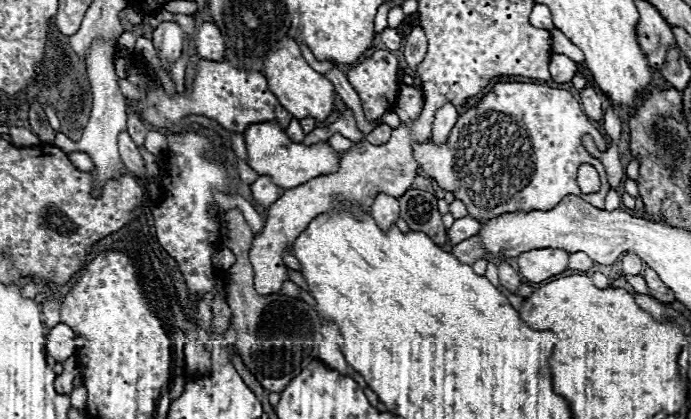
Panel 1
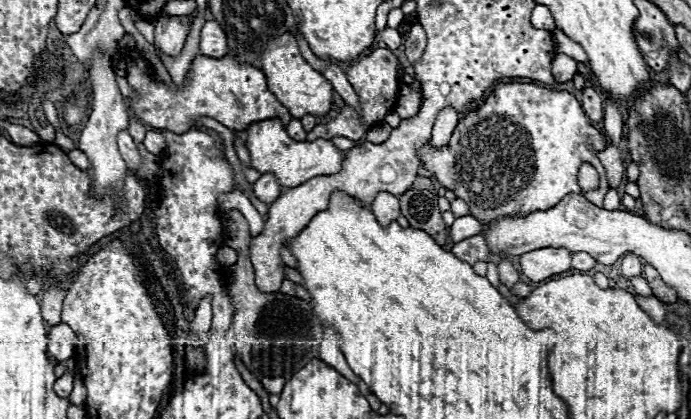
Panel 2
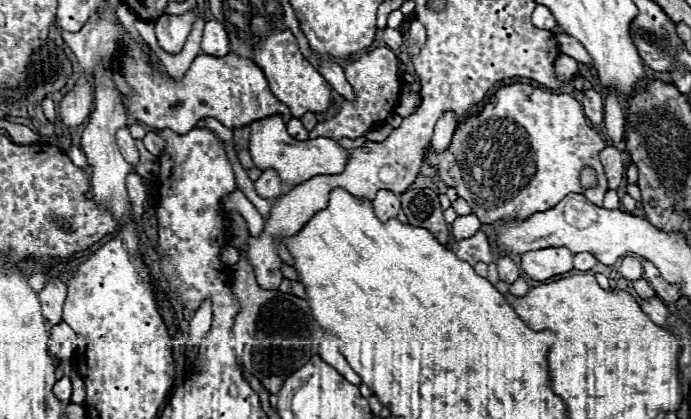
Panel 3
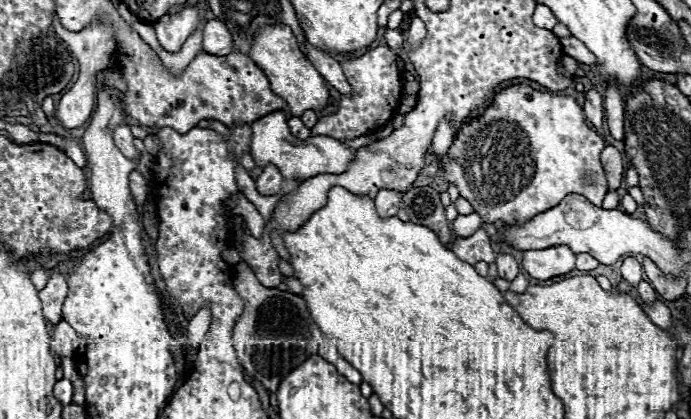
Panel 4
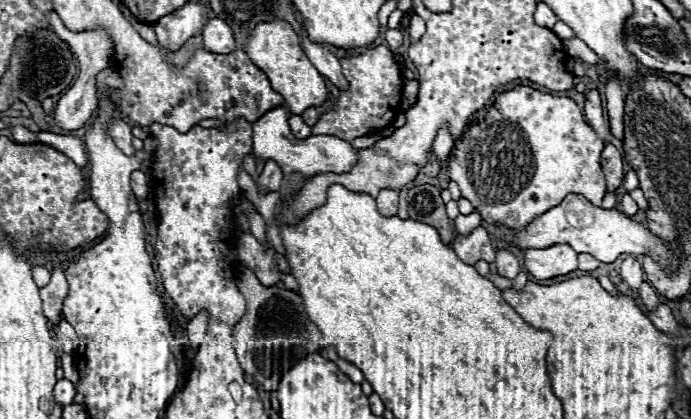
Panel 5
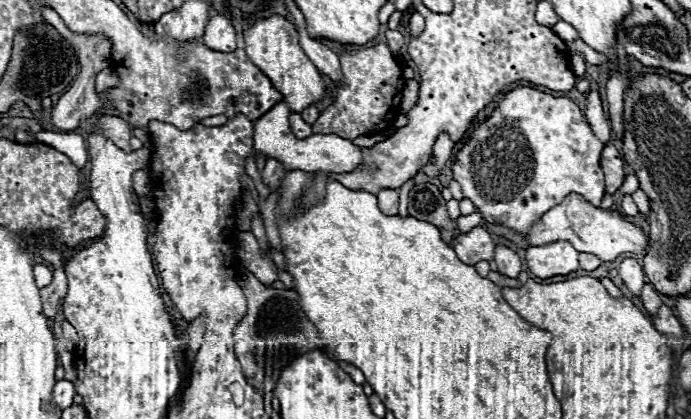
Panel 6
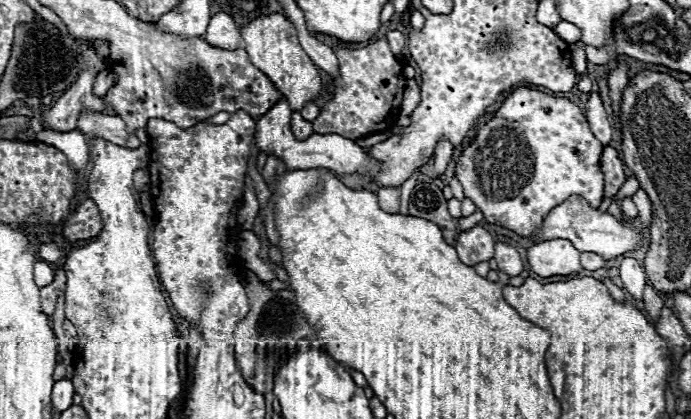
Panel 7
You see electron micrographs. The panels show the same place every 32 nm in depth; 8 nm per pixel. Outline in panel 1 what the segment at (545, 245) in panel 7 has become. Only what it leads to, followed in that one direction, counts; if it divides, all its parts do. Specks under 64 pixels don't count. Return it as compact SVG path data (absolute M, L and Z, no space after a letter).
M552 248L530 250L530 252L524 252L518 256L518 266L526 280L544 282L550 276L556 276L566 270L568 256L570 256L568 252L552 250Z

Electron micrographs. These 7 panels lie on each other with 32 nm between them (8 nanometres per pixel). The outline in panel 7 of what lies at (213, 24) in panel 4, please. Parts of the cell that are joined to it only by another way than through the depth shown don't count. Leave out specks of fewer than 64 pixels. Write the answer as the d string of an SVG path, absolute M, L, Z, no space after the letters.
M218 12L210 18L210 24L208 24L208 30L204 34L204 40L210 44L210 46L216 46L216 48L222 48L222 50L234 50L238 48L238 40L240 40L240 32L238 28L234 26L234 20L232 16L224 14L224 12Z

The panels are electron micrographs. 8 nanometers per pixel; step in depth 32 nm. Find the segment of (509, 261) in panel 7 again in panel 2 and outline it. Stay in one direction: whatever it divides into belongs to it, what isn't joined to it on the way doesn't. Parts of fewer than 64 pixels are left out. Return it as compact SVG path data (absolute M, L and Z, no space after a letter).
M502 260L502 262L498 264L498 274L500 274L500 282L502 282L506 288L514 288L516 282L520 280L518 270L516 270L508 260Z

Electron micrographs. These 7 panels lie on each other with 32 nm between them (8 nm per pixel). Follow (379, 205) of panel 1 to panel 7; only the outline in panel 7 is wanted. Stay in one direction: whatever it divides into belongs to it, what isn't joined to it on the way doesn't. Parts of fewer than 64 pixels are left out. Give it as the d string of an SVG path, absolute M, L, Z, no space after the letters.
M380 188L378 192L380 208L388 214L396 214L400 206L400 188Z

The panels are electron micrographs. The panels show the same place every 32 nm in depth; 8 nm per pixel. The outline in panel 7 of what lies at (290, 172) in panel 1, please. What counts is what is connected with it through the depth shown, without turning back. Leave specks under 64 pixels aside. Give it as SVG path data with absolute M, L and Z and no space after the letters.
M282 98L278 100L262 118L256 122L256 146L258 150L272 154L280 158L288 170L316 170L316 168L326 168L334 174L370 174L374 176L380 170L380 164L376 160L368 160L364 150L338 134L328 134L328 136L310 136L308 140L296 140L292 130L290 130L290 116L292 110L288 102Z

